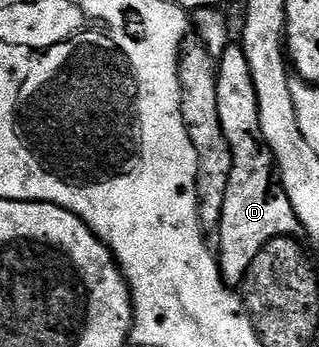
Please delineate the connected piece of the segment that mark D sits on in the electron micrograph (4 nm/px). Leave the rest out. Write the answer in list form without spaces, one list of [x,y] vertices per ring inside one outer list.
[[[242,45],[229,46],[217,58],[217,112],[221,112],[221,128],[225,132],[233,160],[229,188],[225,188],[225,208],[221,212],[221,224],[217,231],[217,261],[224,283],[239,288],[242,287],[243,277],[253,256],[261,252],[267,241],[298,235],[301,227],[293,212],[293,204],[289,204],[289,196],[277,177],[275,158],[261,136],[257,88],[253,88],[249,60],[245,60]]]

